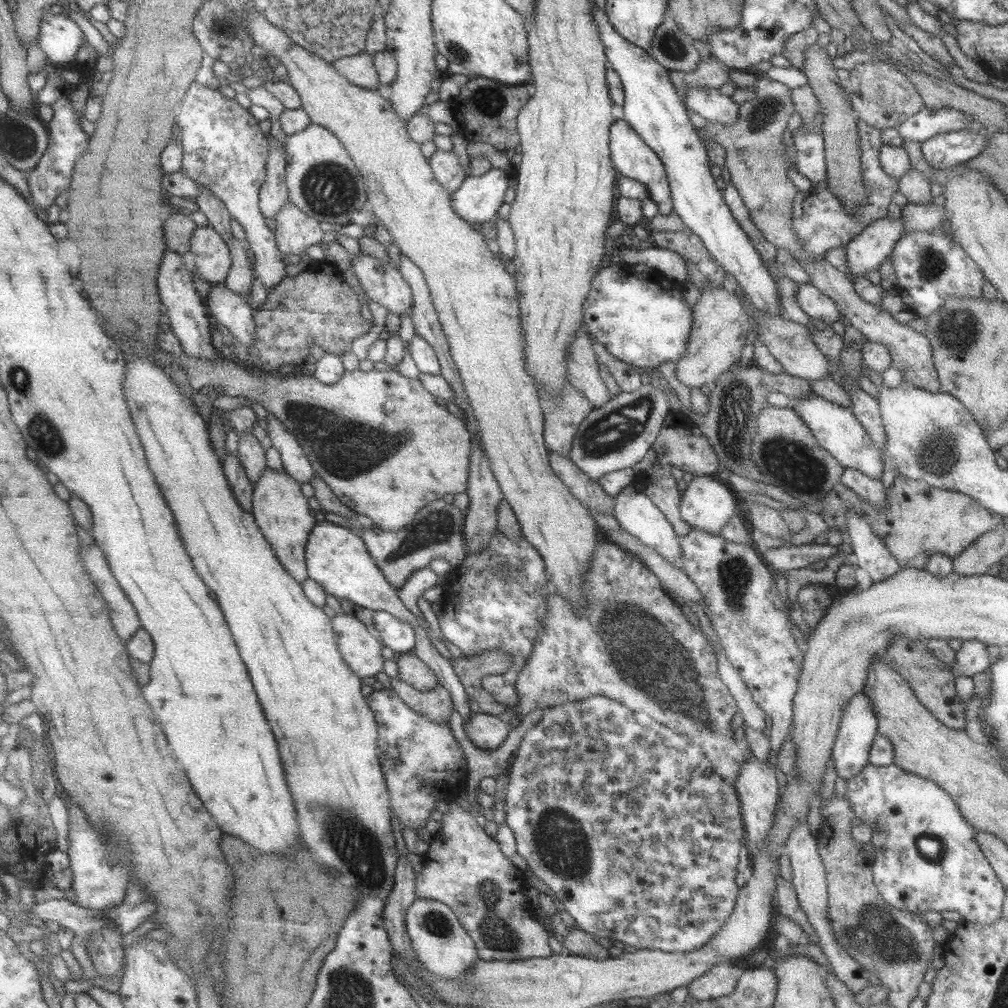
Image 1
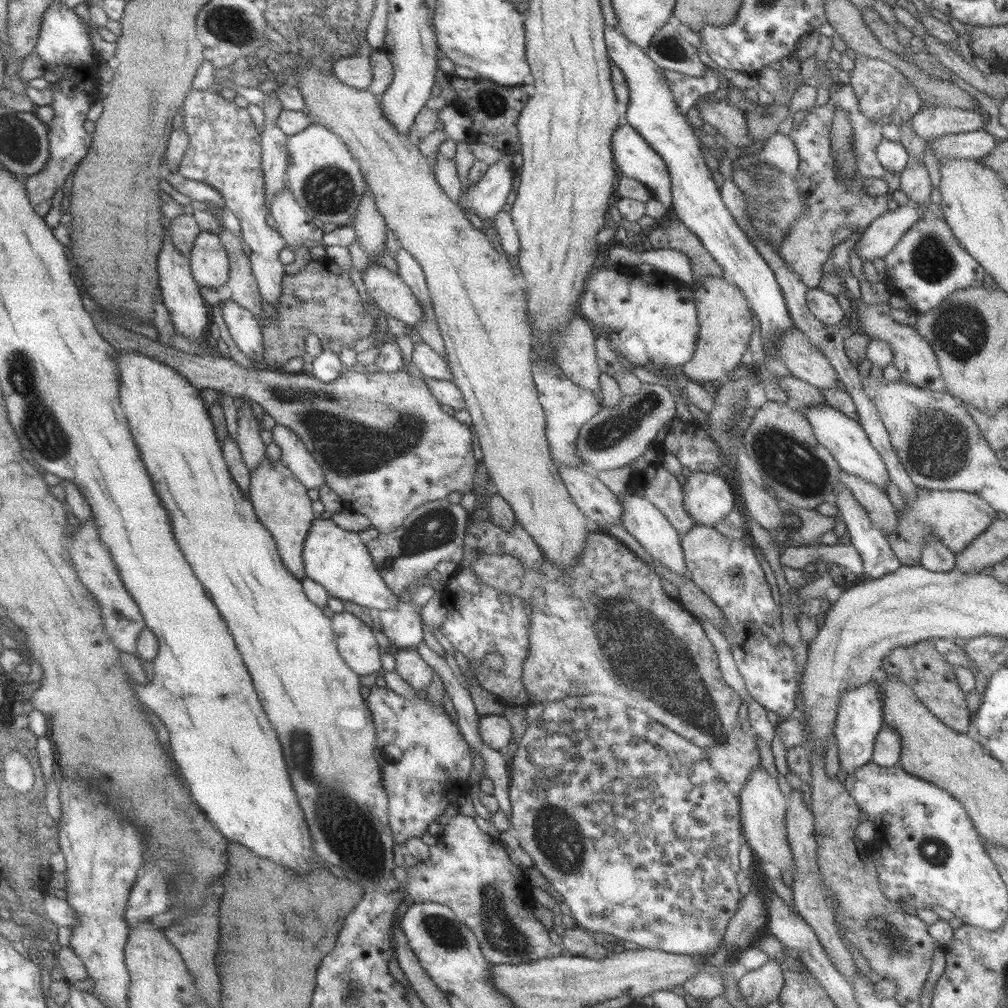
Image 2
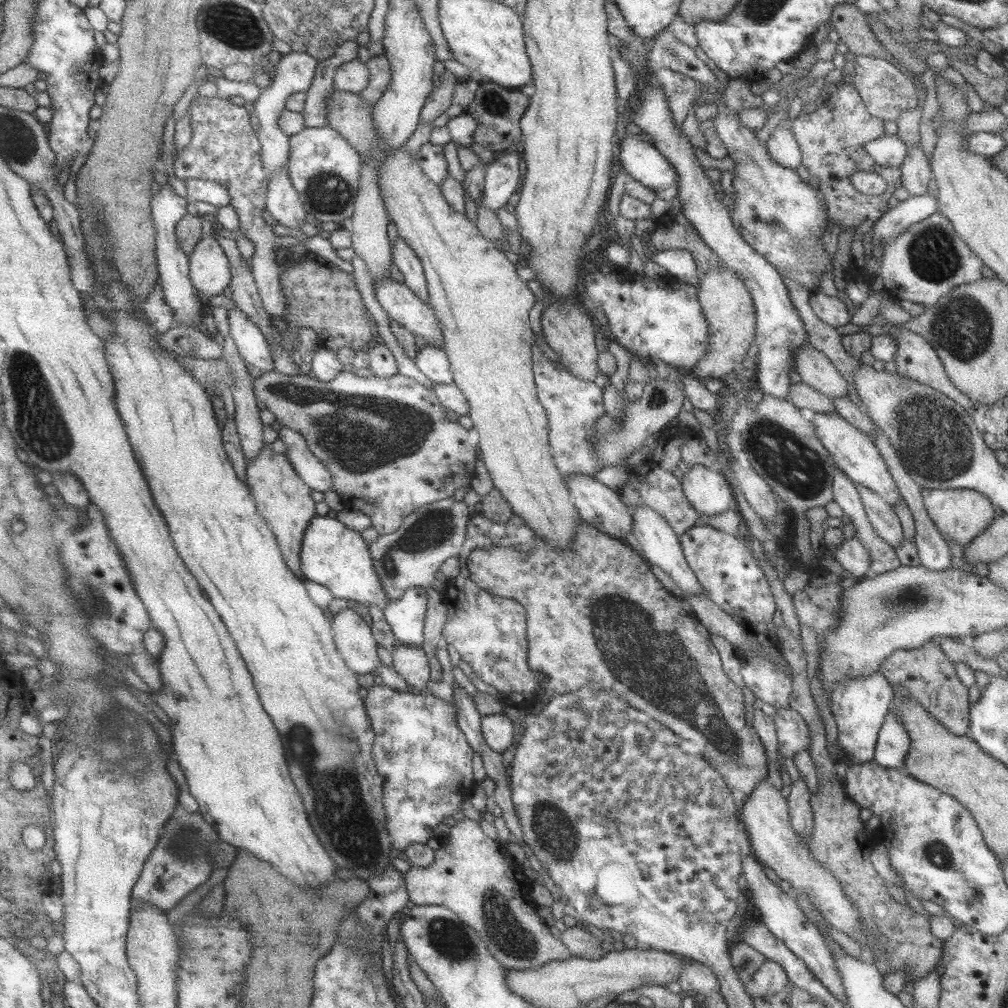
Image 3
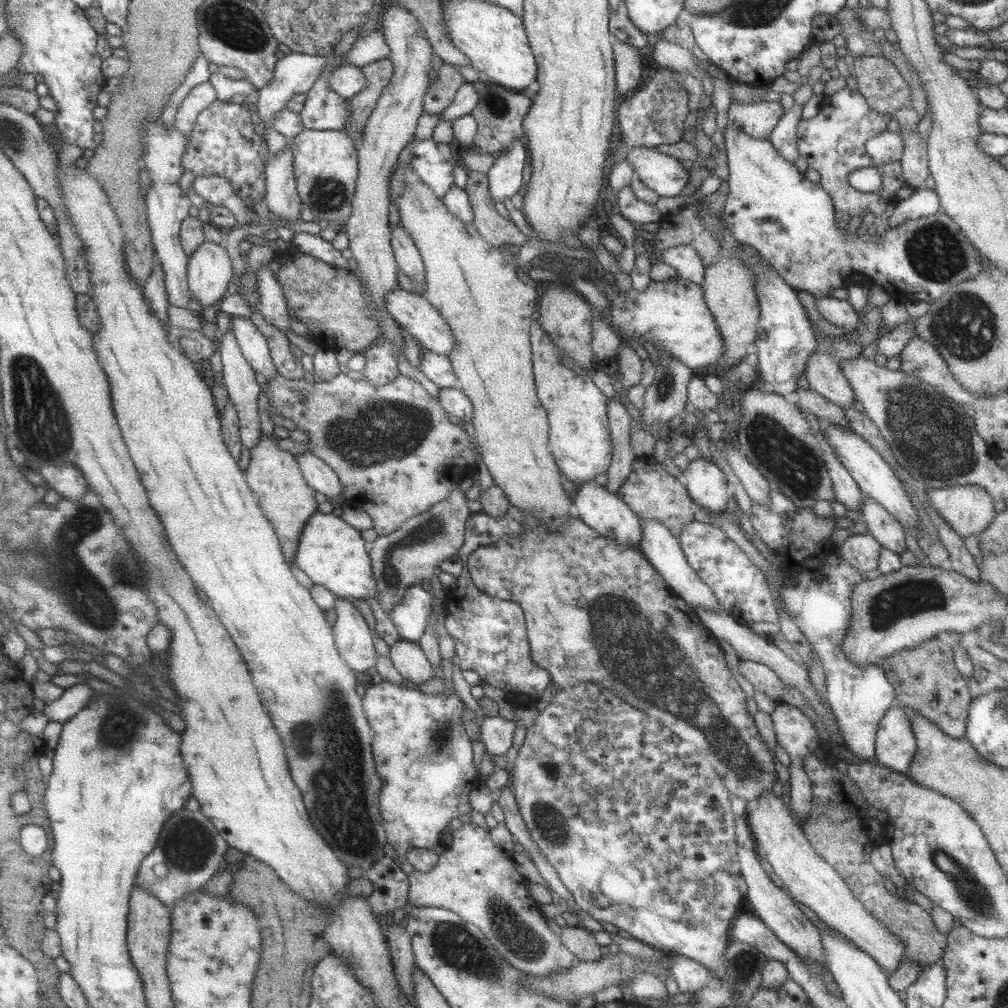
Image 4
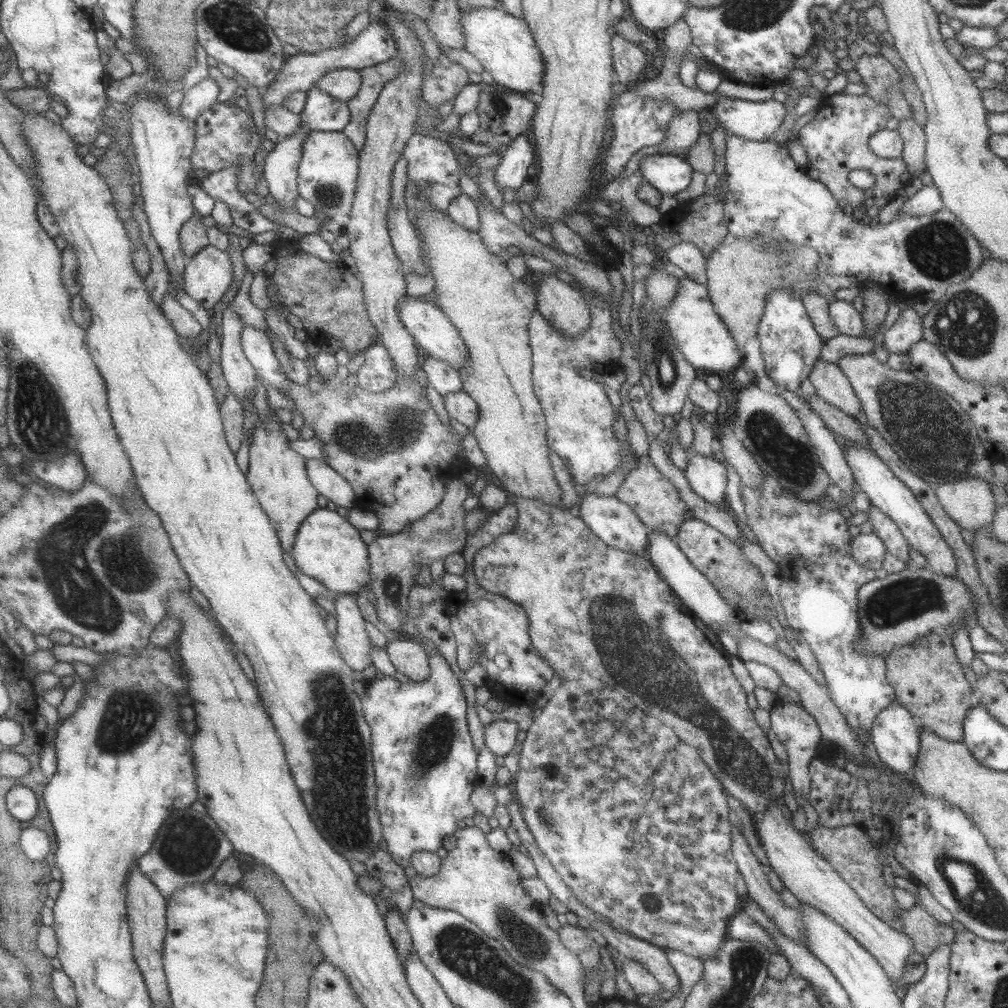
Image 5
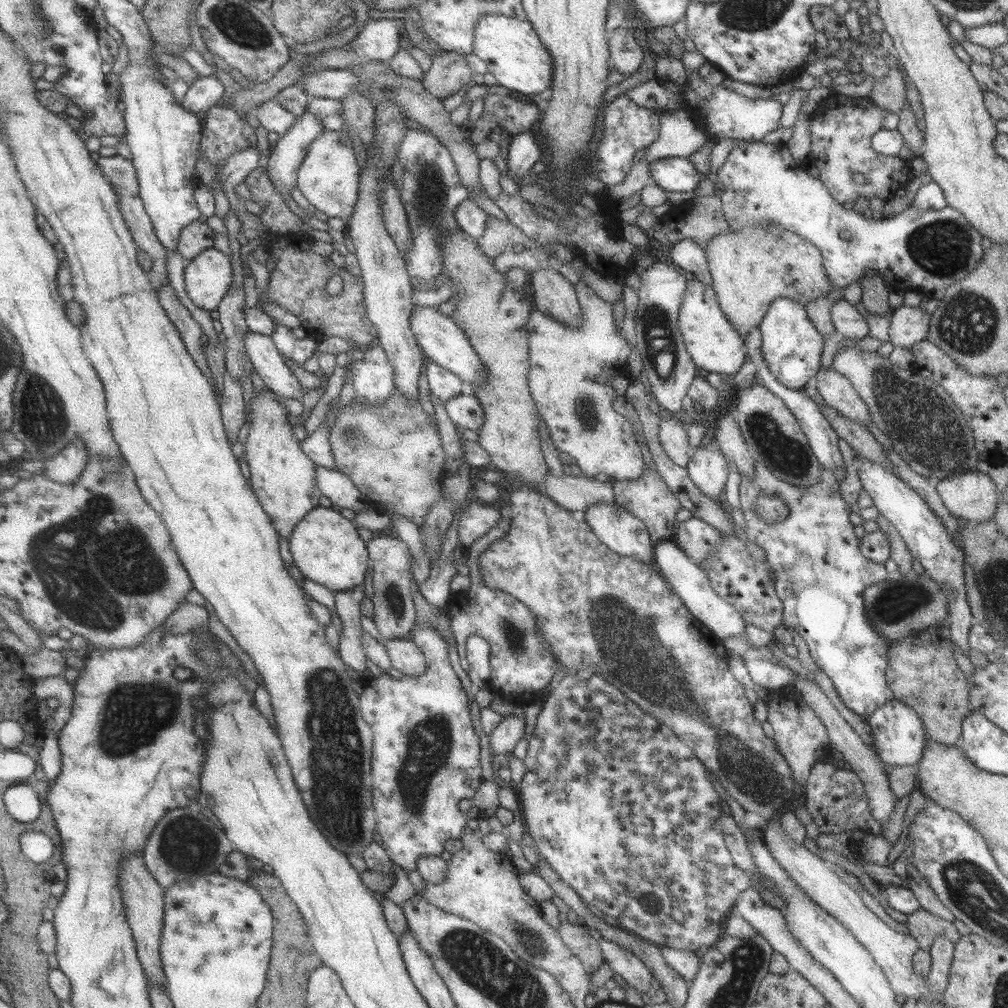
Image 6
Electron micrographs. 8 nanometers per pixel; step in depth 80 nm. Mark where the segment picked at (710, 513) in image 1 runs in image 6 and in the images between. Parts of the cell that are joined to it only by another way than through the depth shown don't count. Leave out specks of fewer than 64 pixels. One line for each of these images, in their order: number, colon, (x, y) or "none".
2: (706, 497)
3: (706, 490)
4: (705, 483)
5: (706, 476)
6: (707, 469)

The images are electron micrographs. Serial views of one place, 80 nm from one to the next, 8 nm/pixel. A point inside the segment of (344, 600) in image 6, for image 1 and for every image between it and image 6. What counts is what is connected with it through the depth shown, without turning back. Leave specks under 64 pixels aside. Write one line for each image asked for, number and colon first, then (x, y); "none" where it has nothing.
1: (358, 646)
2: (355, 643)
3: (352, 638)
4: (353, 640)
5: (351, 639)

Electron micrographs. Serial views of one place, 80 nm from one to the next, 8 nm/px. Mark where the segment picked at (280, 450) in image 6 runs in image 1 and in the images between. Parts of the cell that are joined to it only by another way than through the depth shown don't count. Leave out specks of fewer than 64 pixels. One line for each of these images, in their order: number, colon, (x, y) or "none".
1: (281, 513)
2: (280, 502)
3: (282, 499)
4: (272, 475)
5: (276, 474)

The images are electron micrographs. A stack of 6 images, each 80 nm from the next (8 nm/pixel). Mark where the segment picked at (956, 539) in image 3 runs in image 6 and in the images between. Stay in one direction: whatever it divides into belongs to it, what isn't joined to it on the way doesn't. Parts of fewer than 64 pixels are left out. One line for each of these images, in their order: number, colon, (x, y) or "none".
4: (967, 510)
5: (970, 504)
6: (970, 496)

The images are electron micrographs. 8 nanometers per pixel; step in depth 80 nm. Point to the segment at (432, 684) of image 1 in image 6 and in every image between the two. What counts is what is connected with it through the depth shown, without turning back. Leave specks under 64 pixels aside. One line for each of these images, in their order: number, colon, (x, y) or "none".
2: (408, 665)
3: (410, 663)
4: (408, 660)
5: (408, 658)
6: (403, 655)

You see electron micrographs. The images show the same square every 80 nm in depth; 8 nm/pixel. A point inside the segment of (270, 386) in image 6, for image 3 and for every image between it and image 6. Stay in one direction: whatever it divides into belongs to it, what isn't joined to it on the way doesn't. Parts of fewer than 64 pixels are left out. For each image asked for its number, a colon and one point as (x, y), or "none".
3: (251, 344)
4: (252, 344)
5: (255, 344)

